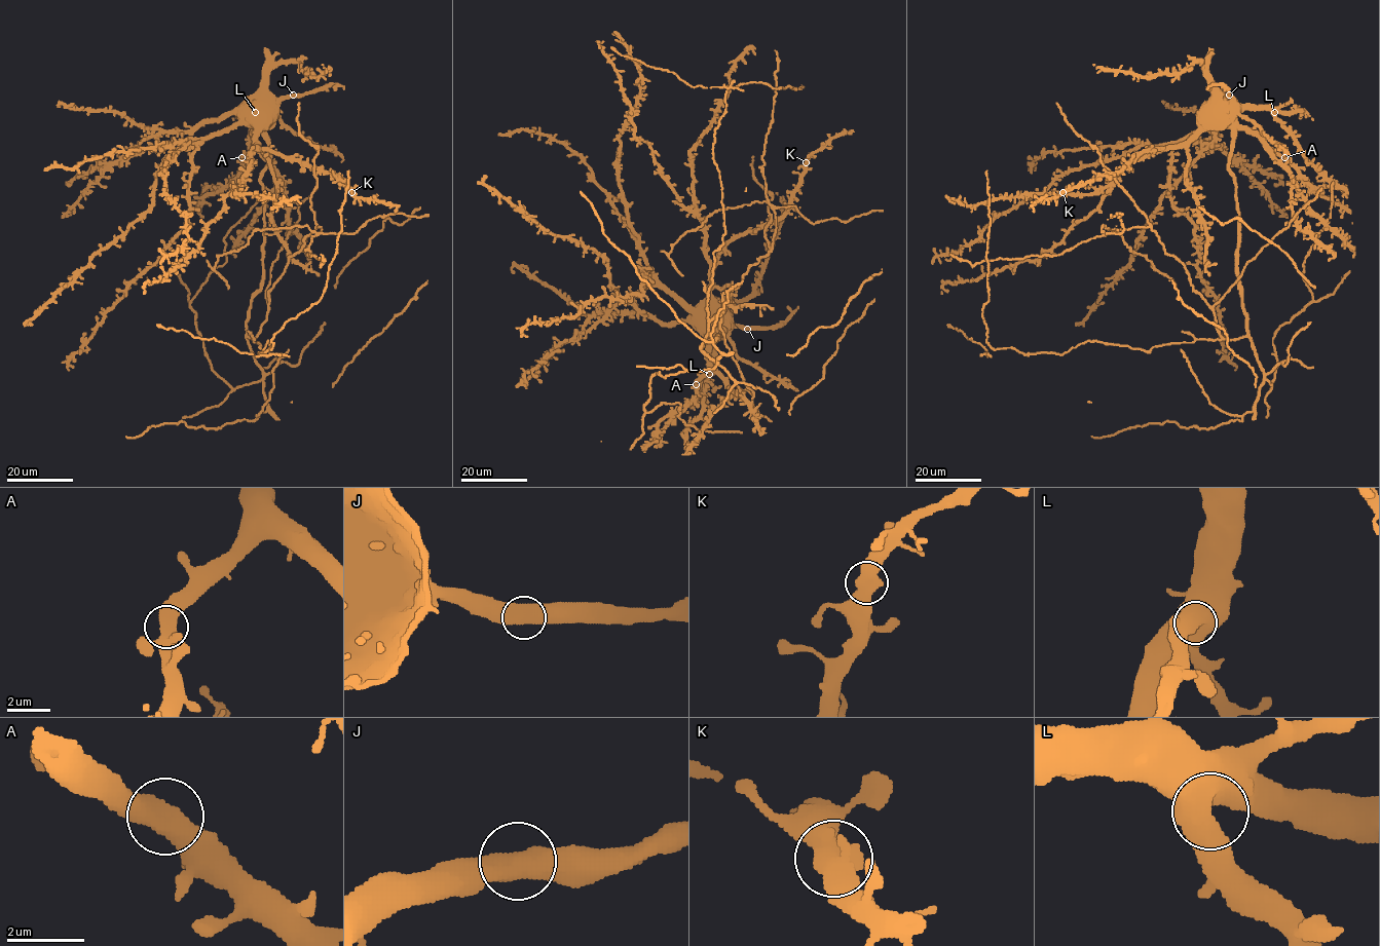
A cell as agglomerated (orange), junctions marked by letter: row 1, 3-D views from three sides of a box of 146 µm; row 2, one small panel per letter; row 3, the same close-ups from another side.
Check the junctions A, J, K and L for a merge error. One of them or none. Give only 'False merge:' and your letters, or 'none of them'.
False merge: none of them

